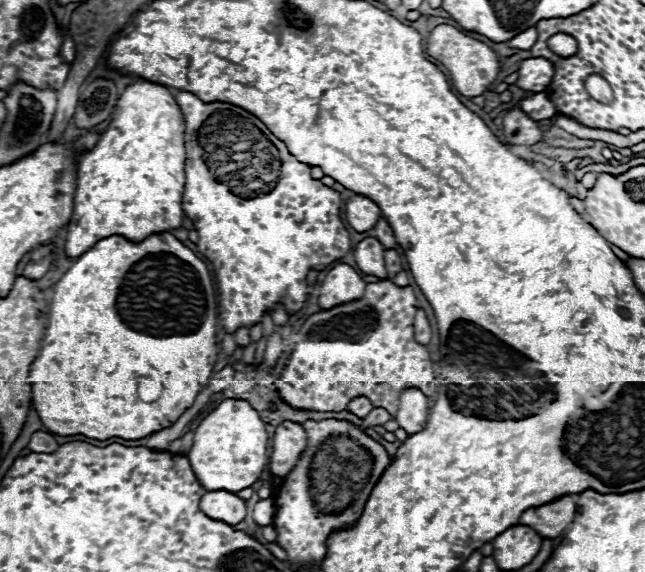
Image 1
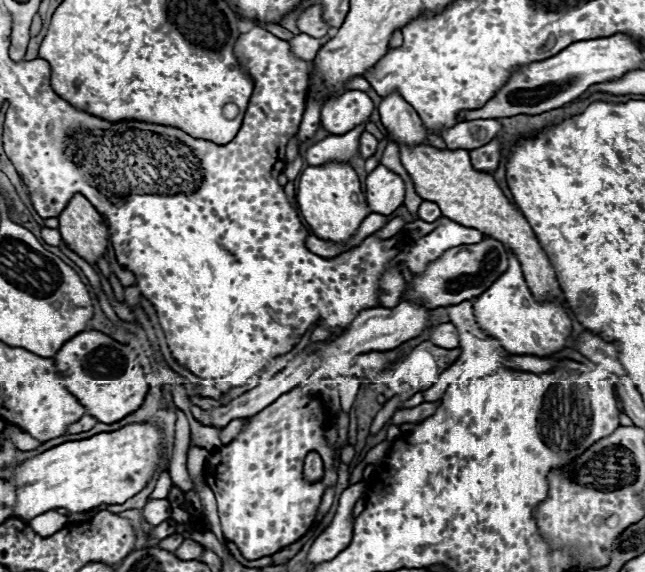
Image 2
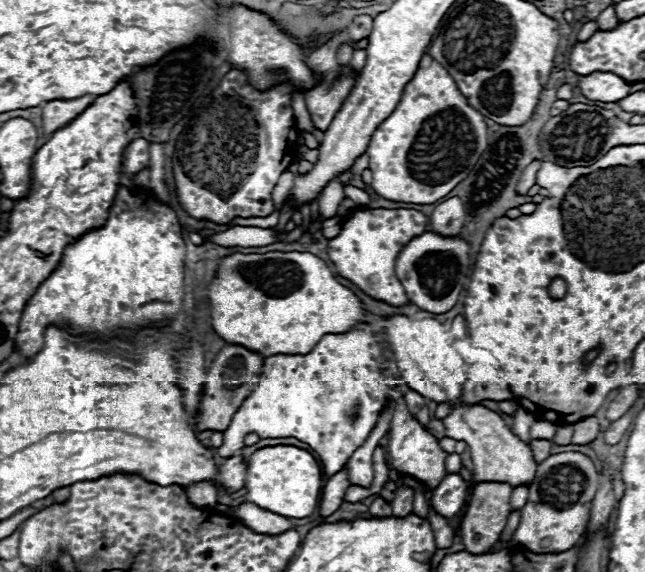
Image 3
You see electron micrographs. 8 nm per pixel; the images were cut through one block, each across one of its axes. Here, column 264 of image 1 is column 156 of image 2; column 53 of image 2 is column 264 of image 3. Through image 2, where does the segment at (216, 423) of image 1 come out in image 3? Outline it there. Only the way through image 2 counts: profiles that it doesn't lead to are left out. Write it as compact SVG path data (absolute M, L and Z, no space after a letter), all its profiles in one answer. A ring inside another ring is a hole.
M266 446L256 450L248 460L246 488L246 498L262 510L270 510L286 518L306 518L318 504L322 490L322 470L308 450L294 446Z

